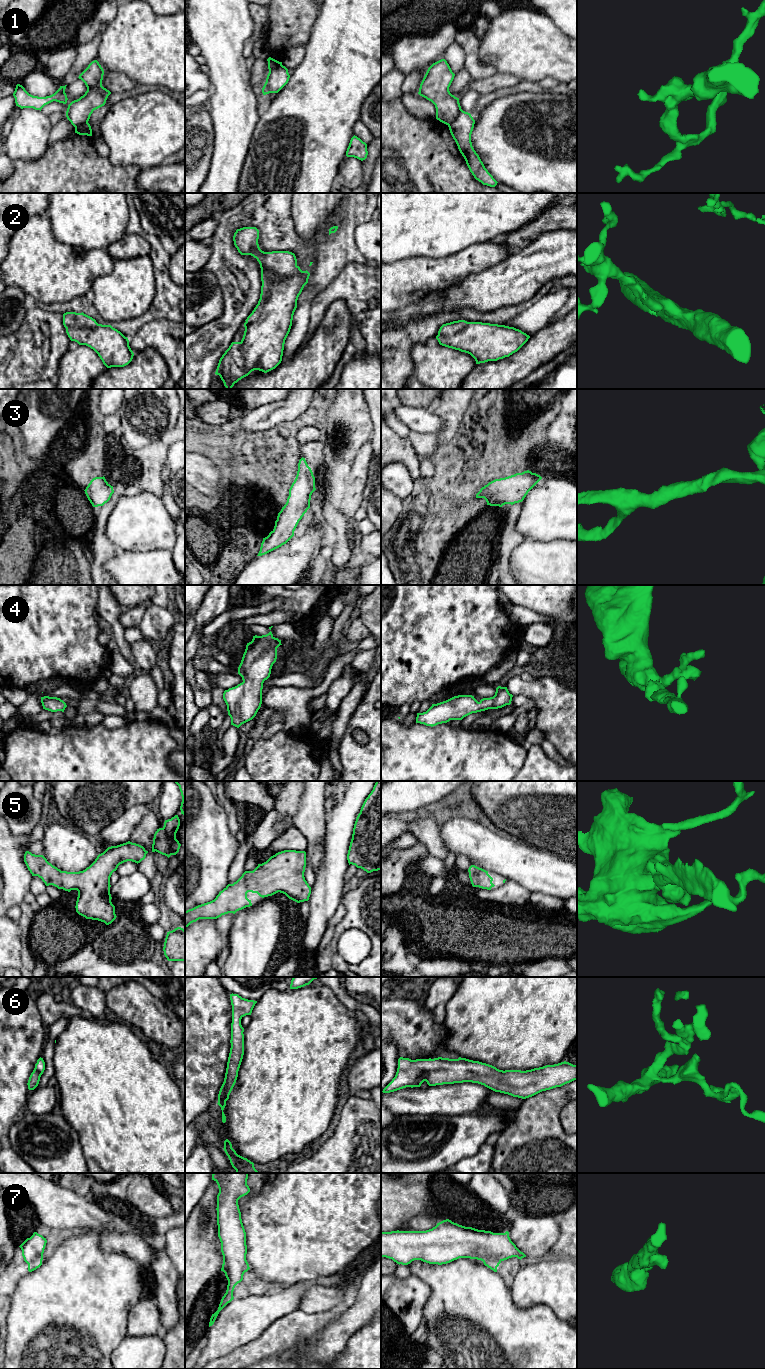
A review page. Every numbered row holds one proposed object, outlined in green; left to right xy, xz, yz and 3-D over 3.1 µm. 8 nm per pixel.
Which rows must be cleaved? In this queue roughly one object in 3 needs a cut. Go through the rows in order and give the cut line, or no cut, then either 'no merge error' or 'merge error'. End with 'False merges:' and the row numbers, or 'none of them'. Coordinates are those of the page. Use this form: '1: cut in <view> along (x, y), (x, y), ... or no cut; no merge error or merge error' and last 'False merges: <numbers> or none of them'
1: cut in yz along (462, 110), (448, 126); merge error
2: no cut; no merge error
3: no cut; no merge error
4: no cut; no merge error
5: no cut; no merge error
6: no cut; no merge error
7: no cut; no merge error
False merges: 1

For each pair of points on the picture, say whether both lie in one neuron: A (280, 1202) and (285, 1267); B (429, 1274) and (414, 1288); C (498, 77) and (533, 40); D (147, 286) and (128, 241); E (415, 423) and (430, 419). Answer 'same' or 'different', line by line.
A: same
B: different
C: different
D: different
E: same

